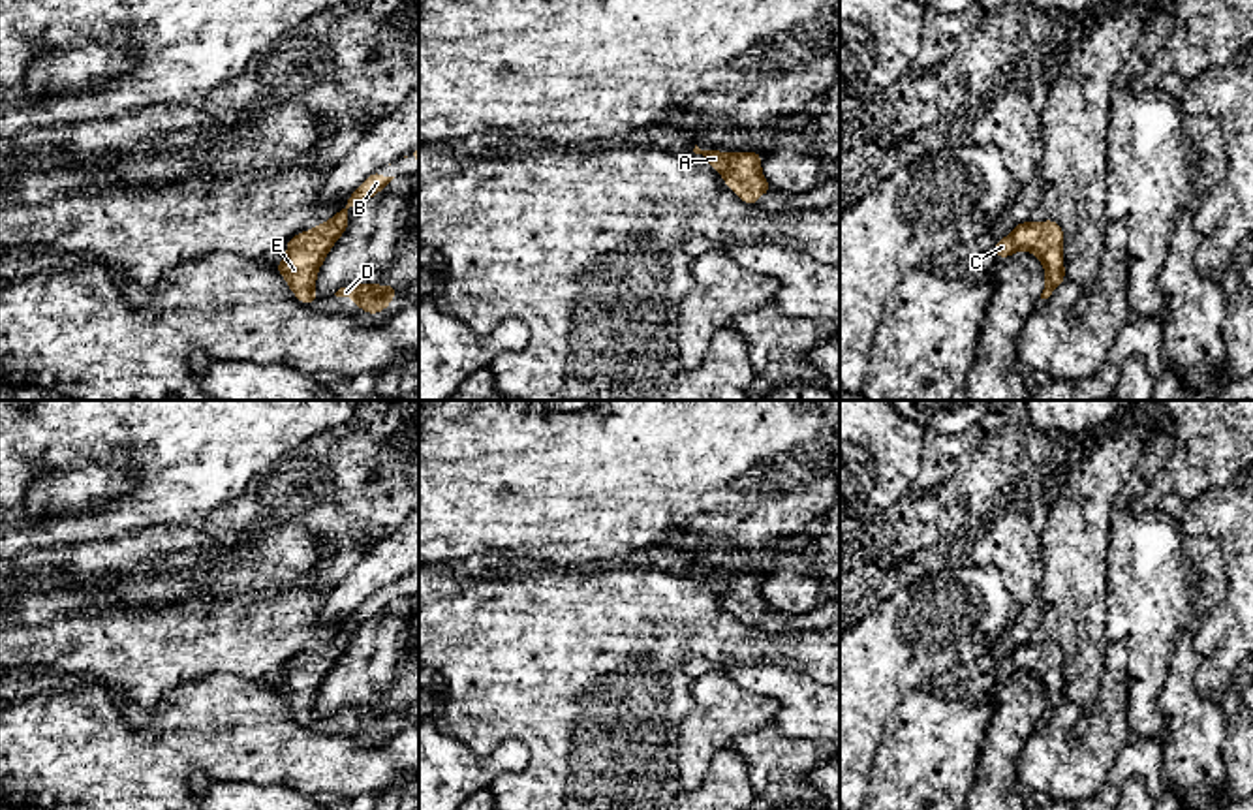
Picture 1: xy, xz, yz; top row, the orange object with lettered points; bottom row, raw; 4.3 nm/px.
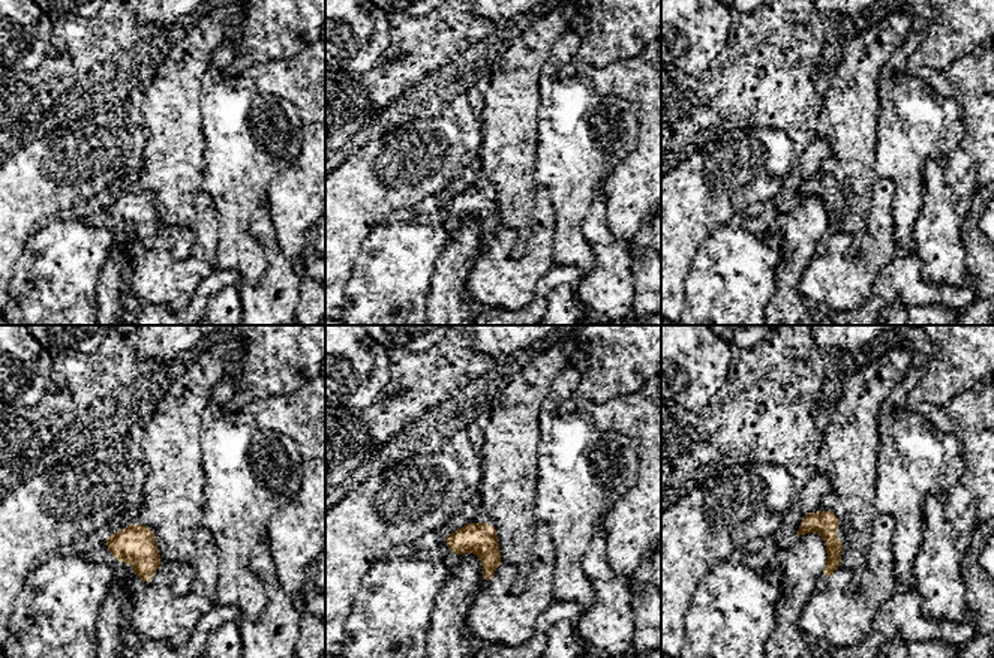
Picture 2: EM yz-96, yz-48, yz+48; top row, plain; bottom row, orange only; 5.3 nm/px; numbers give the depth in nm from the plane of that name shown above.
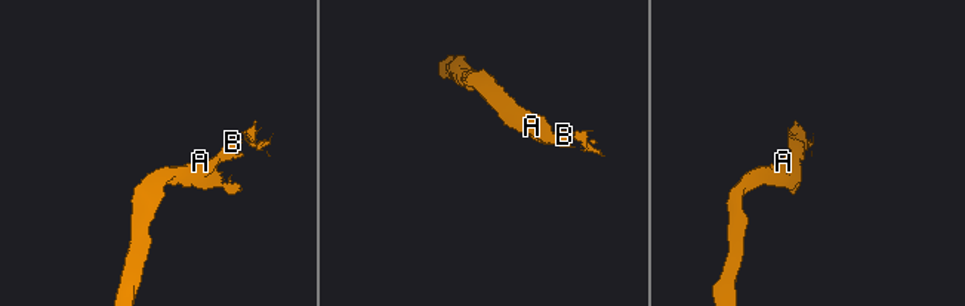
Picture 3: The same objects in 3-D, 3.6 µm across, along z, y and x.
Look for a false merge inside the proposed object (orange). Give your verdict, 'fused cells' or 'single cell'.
single cell

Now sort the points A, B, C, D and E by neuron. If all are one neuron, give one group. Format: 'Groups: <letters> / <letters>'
Groups: A B C D E

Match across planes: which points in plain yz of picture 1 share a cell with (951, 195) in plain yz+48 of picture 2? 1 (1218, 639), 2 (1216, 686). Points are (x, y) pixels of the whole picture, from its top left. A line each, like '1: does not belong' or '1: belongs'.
1: does not belong
2: does not belong

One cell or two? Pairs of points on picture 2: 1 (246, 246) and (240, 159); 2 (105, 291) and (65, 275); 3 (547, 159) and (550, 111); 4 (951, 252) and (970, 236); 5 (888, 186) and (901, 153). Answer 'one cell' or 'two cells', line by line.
1: one cell
2: two cells
3: one cell
4: two cells
5: two cells

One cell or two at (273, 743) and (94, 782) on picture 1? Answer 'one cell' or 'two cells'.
one cell

